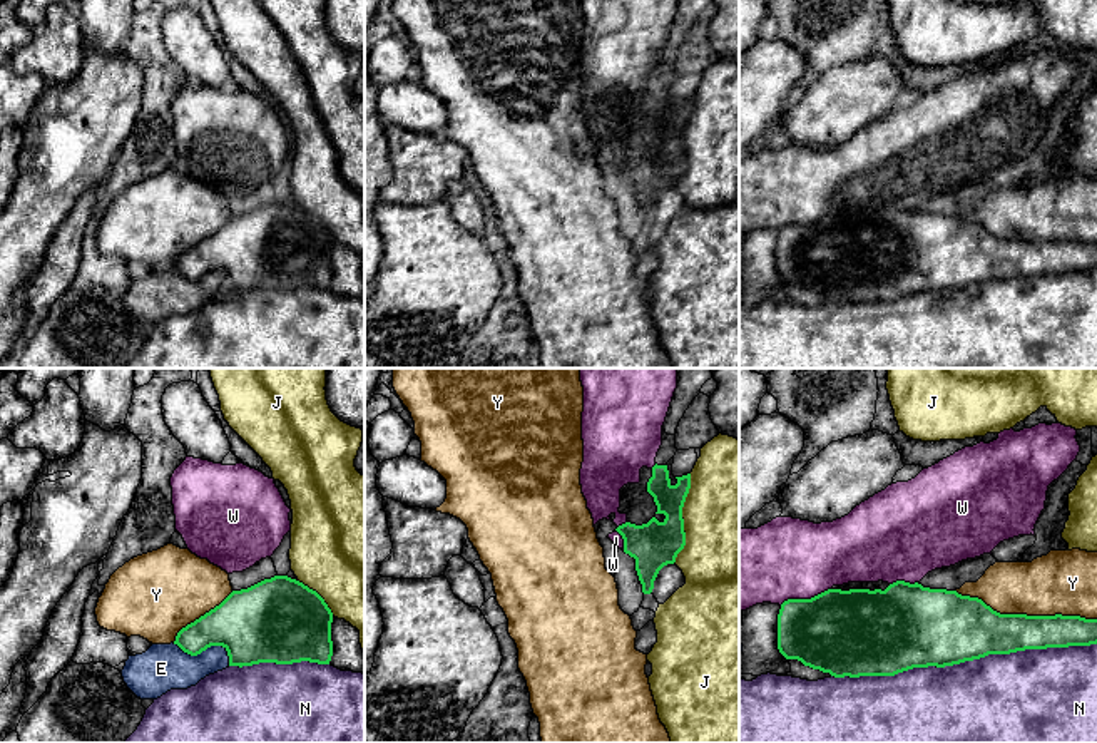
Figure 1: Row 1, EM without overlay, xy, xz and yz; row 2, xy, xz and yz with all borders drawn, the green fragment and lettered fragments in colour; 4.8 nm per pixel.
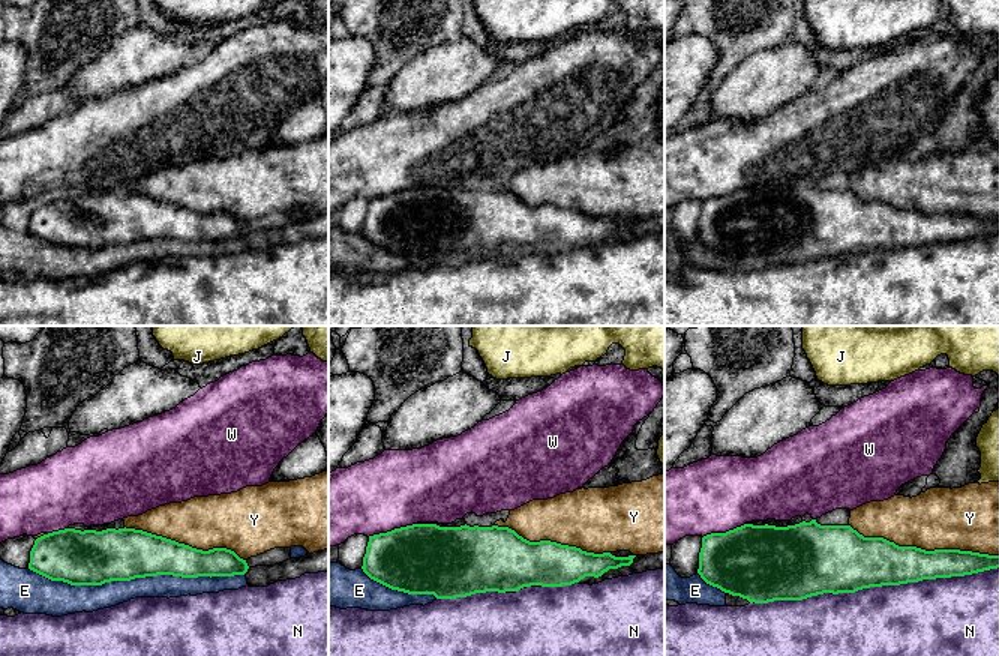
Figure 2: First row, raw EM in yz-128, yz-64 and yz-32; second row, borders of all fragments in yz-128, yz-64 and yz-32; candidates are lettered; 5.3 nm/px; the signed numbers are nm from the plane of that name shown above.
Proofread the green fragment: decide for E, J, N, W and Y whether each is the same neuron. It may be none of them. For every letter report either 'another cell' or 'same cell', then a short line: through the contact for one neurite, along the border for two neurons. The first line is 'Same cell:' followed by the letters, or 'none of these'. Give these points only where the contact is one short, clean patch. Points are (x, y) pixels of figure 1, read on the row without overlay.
Same cell: Y
E: another cell
J: another cell
N: another cell
W: another cell
Y: same cell

